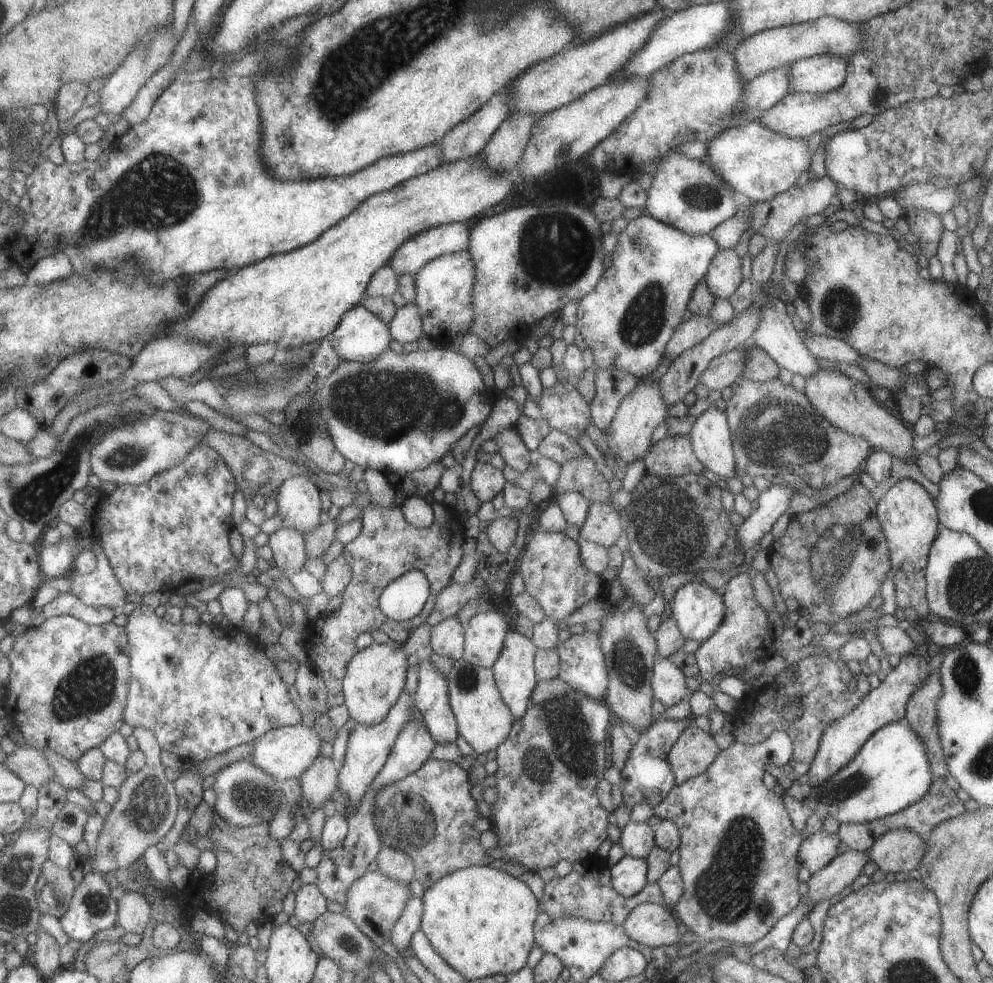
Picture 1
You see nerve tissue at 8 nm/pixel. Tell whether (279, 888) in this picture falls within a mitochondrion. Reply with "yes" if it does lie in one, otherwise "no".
no

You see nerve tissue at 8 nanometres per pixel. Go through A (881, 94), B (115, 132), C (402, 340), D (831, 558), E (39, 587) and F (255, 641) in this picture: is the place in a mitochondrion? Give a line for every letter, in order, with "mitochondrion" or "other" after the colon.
A: mitochondrion
B: other
C: other
D: mitochondrion
E: other
F: other

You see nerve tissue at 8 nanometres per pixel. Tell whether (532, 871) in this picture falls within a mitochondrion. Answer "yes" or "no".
no

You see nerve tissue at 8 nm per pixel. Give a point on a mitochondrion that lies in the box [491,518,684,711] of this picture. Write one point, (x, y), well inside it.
(628, 666)

